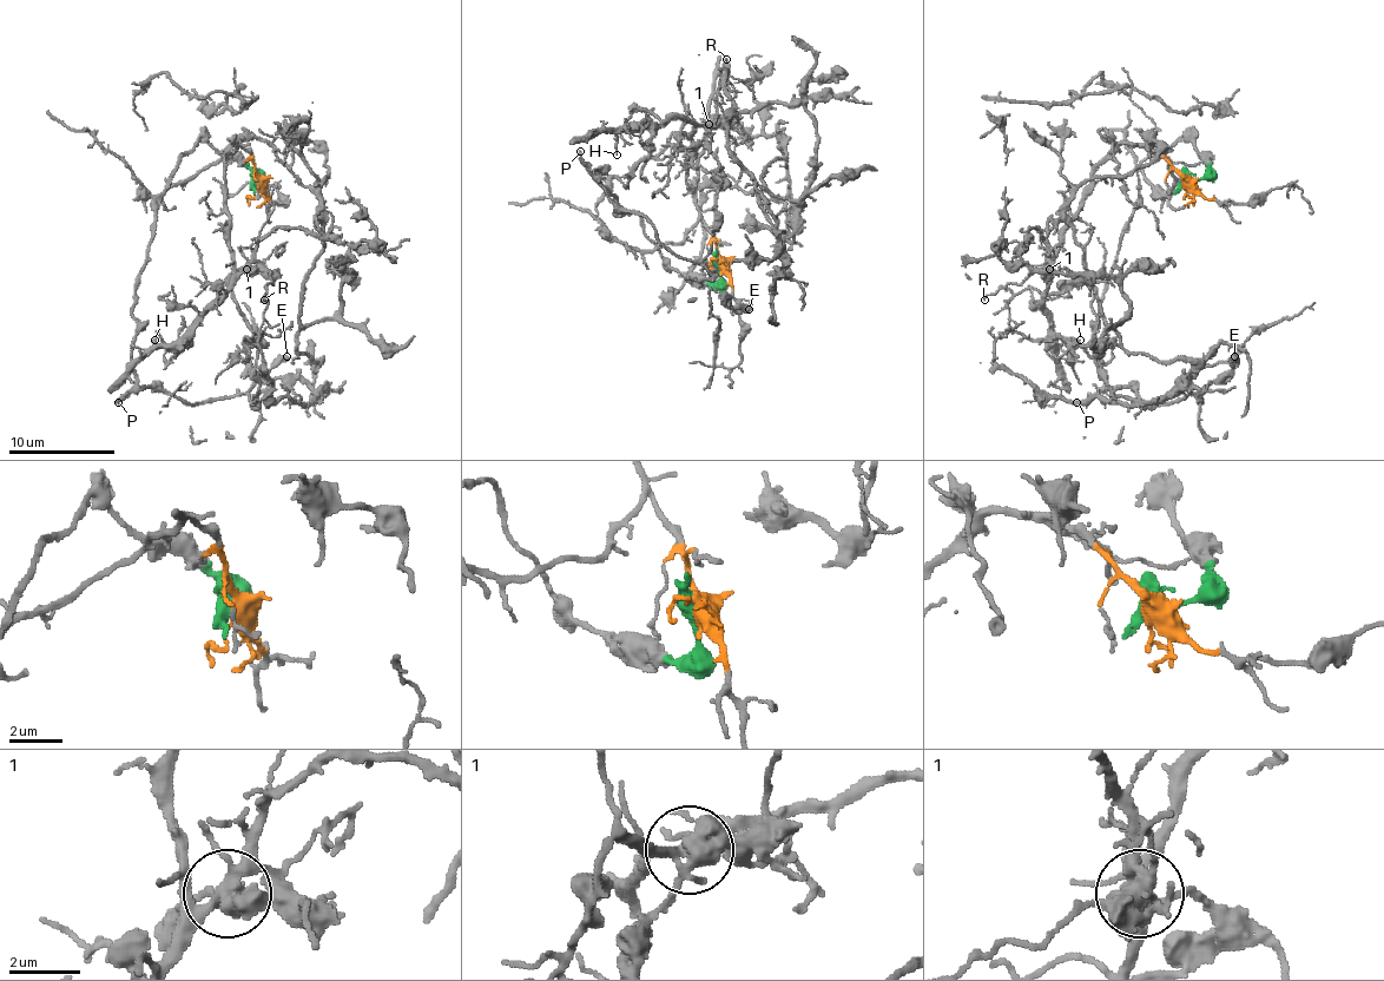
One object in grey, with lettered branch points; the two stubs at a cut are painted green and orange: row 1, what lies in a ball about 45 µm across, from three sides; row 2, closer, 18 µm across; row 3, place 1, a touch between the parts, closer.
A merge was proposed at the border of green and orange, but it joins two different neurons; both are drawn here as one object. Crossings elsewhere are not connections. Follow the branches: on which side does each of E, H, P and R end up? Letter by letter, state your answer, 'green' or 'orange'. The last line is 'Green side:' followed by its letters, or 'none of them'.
E: green
H: orange
P: green
R: orange
Green side: E, P

